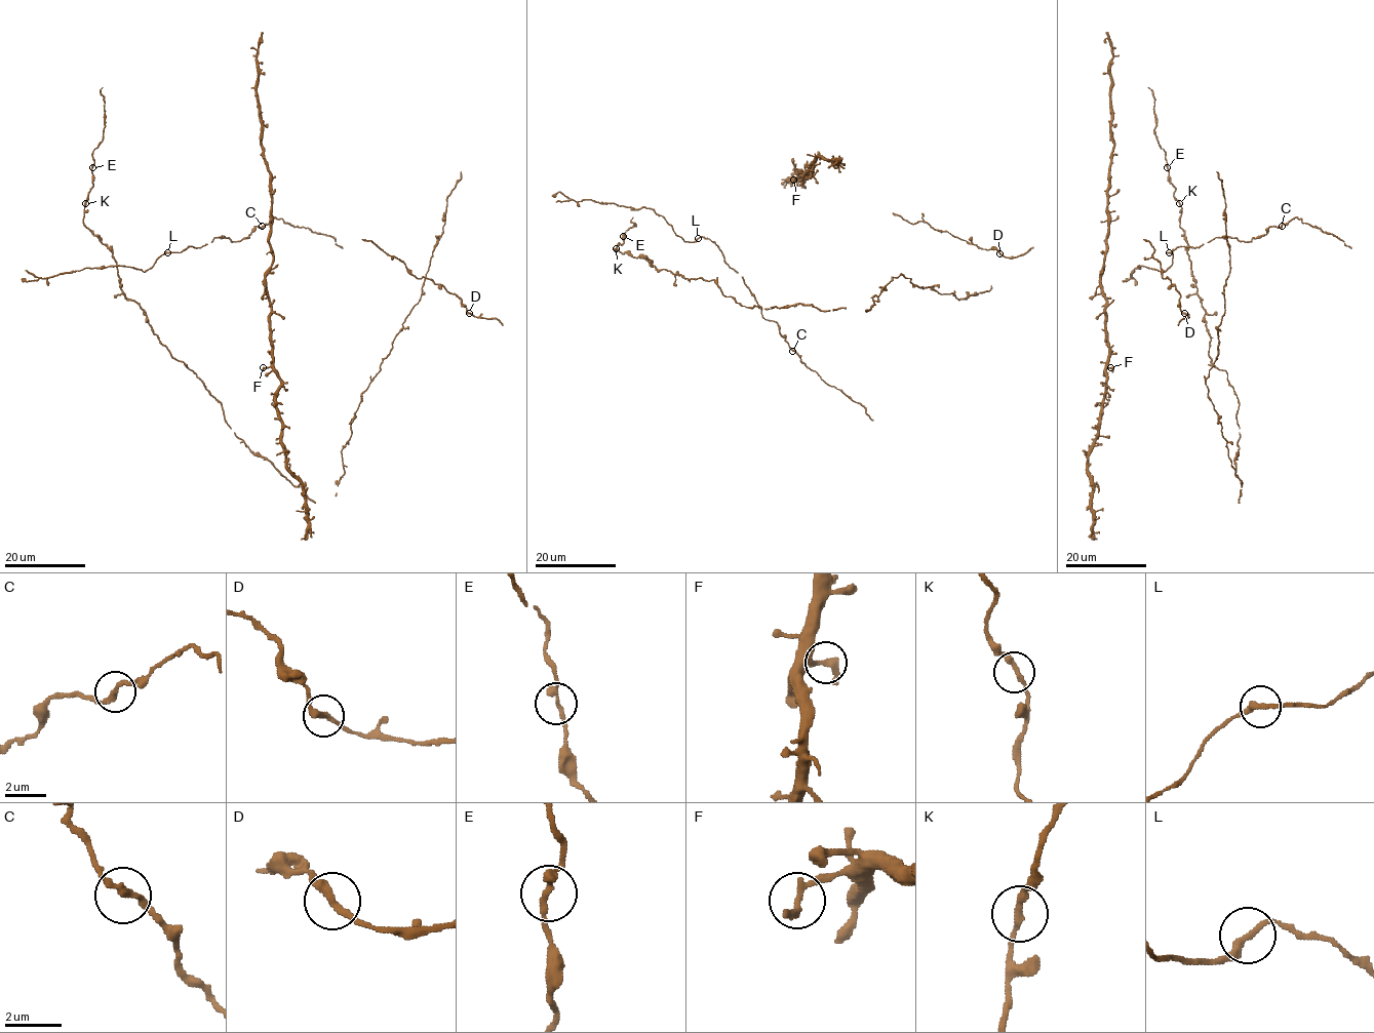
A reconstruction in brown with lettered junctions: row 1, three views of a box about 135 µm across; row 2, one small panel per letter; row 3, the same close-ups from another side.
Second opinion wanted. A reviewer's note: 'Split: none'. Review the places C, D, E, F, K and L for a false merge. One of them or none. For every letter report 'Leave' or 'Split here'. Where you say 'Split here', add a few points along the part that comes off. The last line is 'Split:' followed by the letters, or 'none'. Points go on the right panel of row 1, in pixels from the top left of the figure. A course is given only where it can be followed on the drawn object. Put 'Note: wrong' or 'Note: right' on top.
Note: right
C: Leave
D: Leave
E: Leave
F: Leave
K: Leave
L: Leave
Split: none

